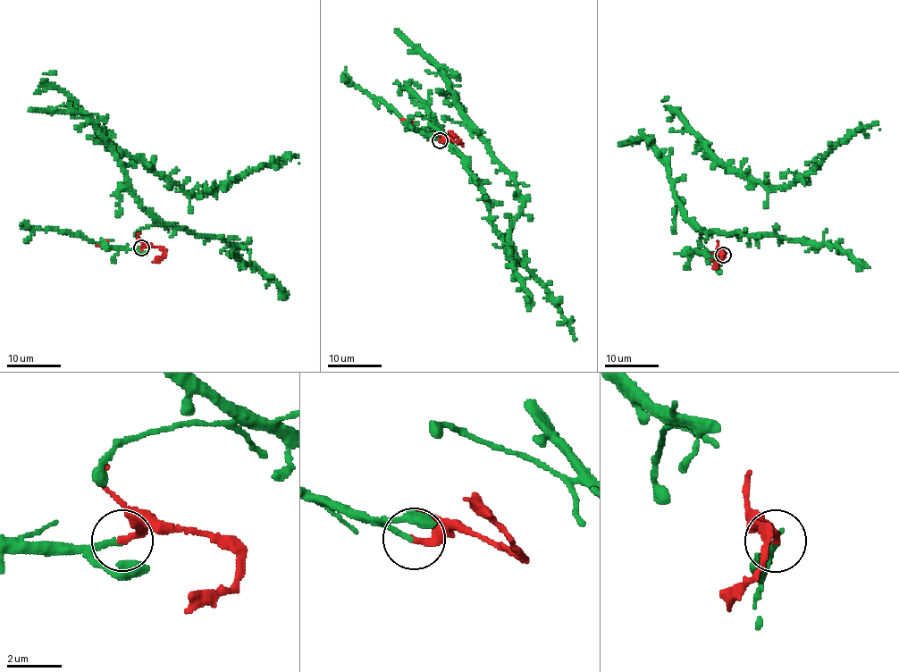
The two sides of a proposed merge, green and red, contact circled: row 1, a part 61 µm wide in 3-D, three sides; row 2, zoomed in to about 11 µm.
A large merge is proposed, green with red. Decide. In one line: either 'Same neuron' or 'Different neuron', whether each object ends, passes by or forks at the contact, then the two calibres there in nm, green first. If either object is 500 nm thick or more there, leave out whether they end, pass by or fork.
Same neuron. At the ring green ends. At the ring red ends. Thickness 200 nm (green) against 280 nm

